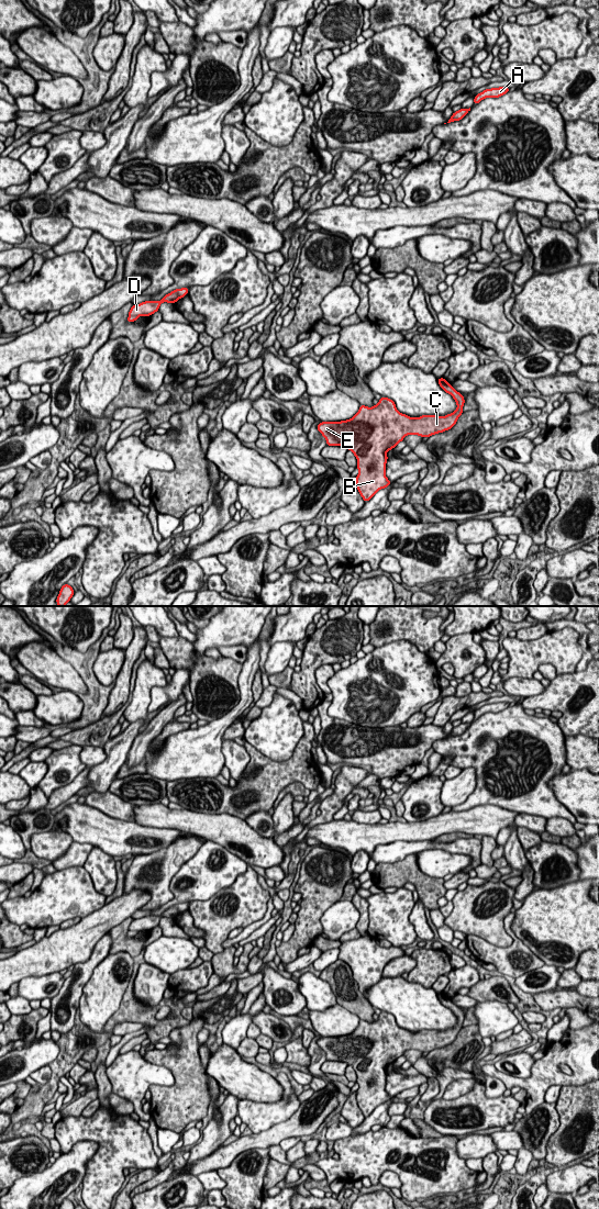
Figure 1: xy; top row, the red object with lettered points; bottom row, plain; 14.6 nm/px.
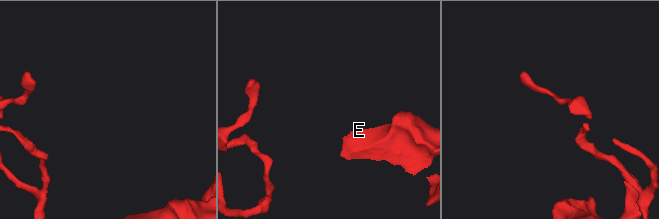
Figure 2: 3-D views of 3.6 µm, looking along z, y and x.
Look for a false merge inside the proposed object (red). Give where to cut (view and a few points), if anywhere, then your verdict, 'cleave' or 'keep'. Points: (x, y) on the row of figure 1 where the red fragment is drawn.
cut xy (129, 314), (137, 316); cleave

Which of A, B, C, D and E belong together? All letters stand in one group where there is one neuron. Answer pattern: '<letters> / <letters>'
A B C E / D

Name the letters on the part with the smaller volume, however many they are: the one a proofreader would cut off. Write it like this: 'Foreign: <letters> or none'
Foreign: D

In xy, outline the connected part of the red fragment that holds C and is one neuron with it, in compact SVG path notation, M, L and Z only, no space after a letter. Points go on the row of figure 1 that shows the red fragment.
M443 377L437 379L440 387L453 396L457 404L455 412L445 416L422 415L410 417L400 413L391 399L381 396L373 407L359 405L358 412L351 418L341 422L321 422L317 428L326 439L328 446L341 446L351 450L358 463L356 477L357 490L365 502L368 502L379 490L387 488L391 482L386 477L387 451L395 448L408 435L430 437L451 429L463 413L465 399Z

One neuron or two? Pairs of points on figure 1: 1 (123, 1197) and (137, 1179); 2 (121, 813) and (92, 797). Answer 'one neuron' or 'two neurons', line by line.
1: one neuron
2: one neuron

